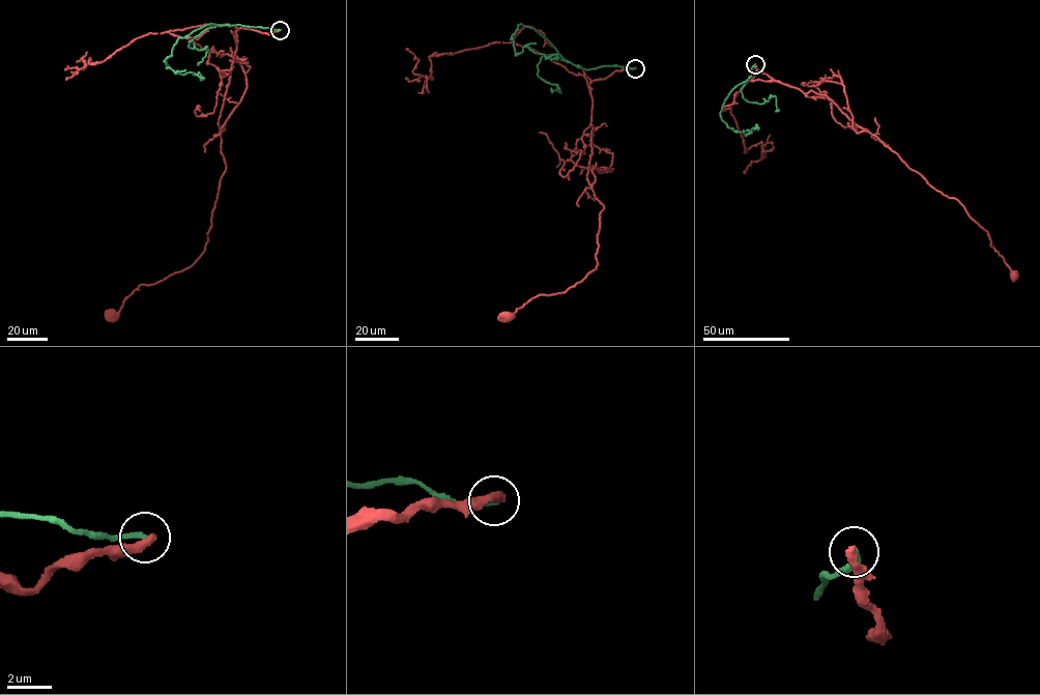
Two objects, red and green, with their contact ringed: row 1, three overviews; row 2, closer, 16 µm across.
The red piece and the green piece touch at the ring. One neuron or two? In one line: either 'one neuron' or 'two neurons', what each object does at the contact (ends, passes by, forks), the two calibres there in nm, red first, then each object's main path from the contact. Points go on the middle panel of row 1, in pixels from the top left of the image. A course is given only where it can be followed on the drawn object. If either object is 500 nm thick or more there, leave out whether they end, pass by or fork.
two neurons | red ends | green ends | 420/200 nm | red via (635, 68), (588, 87), (587, 180), (604, 209), (597, 268), (506, 318) | green via (635, 68), (583, 69), (518, 25), (515, 53), (527, 47), (556, 55), (550, 60)

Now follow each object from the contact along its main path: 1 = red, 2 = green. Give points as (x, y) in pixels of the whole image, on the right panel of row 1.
1: (755, 64), (756, 71), (804, 92), (825, 94), (929, 184), (955, 198), (1015, 274)
2: (755, 64), (750, 77), (729, 93), (720, 114), (728, 127), (743, 132), (748, 129), (746, 135), (757, 125)

